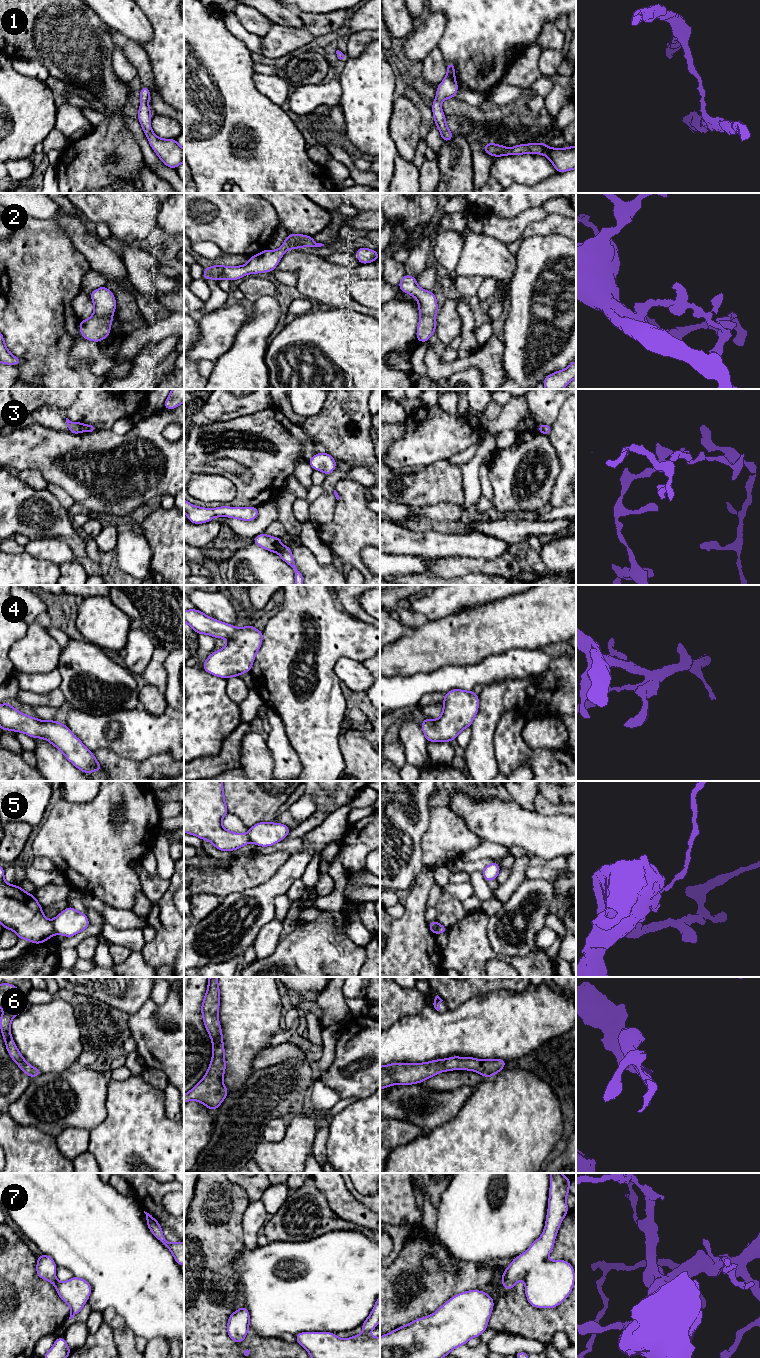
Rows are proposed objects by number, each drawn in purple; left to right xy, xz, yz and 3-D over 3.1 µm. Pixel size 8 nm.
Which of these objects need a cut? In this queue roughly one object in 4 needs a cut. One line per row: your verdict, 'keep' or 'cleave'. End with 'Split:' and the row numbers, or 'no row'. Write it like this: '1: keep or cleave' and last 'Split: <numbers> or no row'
1: keep
2: cleave
3: cleave
4: keep
5: cleave
6: keep
7: keep
Split: 2, 3, 5

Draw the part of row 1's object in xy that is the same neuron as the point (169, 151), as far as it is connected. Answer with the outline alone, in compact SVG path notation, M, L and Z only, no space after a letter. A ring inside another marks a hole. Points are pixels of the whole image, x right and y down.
M142 85L140 93L141 104L138 109L138 120L150 146L165 166L176 169L184 162L184 149L177 143L176 139L161 139L154 134L149 124L152 119L152 113L148 105L151 96L150 89Z

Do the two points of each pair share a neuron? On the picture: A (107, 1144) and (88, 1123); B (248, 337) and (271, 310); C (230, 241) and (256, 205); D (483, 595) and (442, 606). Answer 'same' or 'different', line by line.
A: different
B: same
C: same
D: same

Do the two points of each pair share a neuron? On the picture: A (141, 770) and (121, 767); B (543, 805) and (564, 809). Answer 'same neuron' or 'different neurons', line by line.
A: same neuron
B: same neuron

